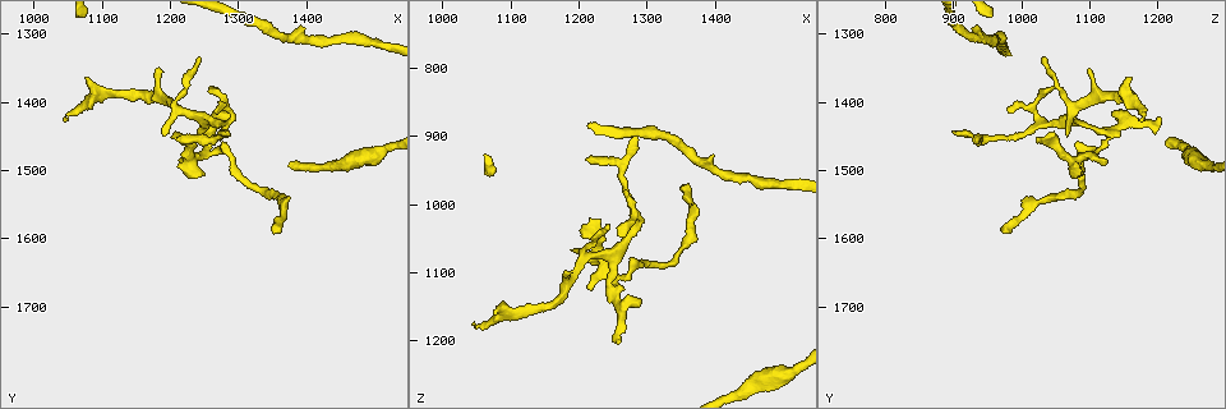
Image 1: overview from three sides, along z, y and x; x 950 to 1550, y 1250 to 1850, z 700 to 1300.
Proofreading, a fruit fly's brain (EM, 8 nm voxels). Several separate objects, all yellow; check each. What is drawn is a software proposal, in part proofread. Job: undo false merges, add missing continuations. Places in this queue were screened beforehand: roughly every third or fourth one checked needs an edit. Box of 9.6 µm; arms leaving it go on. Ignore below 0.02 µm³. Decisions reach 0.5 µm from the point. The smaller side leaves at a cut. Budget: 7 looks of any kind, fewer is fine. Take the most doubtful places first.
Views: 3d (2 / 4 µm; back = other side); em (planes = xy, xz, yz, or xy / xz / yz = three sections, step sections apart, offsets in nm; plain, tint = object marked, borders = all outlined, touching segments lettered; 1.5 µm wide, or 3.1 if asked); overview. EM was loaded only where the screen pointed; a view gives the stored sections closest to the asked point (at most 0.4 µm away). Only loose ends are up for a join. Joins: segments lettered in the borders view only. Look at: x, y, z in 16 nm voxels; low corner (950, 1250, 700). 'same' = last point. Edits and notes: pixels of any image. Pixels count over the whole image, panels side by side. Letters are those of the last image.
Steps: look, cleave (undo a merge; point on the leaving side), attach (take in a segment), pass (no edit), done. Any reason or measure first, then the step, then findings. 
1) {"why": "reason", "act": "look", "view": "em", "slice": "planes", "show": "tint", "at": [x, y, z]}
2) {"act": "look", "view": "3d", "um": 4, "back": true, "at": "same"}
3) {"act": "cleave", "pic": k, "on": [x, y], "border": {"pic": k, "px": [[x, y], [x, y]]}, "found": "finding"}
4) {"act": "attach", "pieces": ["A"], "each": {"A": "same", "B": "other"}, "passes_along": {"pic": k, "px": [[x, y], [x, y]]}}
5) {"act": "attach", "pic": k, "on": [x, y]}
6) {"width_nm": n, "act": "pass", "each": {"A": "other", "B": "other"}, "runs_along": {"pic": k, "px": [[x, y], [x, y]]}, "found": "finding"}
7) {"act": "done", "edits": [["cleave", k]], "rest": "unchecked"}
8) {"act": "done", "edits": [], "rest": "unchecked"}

{"why": "free end", "act": "look", "view": "3d", "um": 2, "at": [1230, 1455, 1025]}

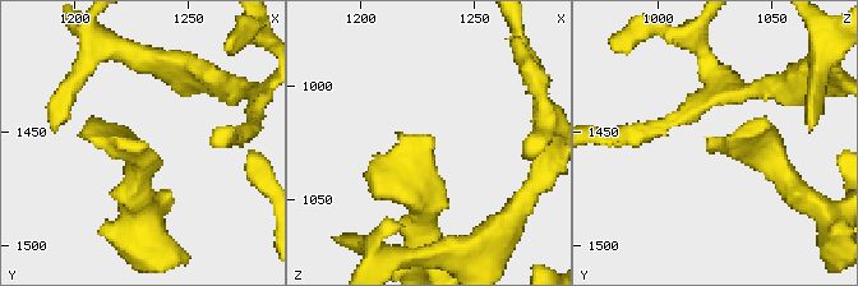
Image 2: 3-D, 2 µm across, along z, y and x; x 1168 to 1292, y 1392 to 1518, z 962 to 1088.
{"act": "look", "view": "em", "slice": "planes", "show": "tint", "at": [1231, 1456, 1023]}

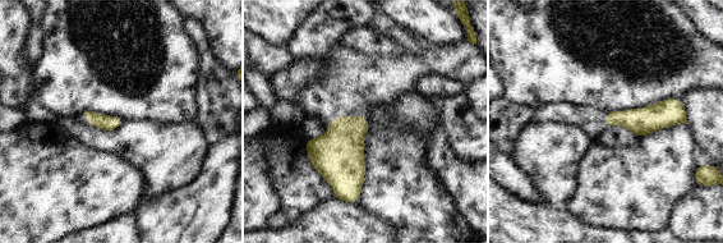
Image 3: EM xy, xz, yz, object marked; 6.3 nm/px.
{"why": "what lies round it", "act": "look", "view": "em", "slice": "planes", "show": "borders", "at": "same"}

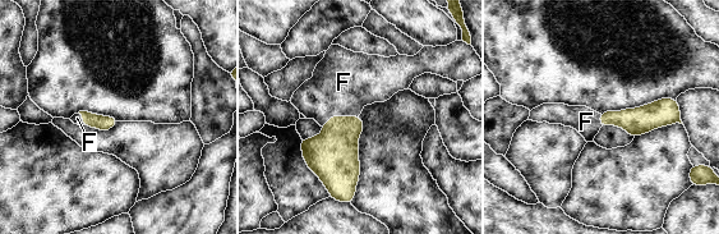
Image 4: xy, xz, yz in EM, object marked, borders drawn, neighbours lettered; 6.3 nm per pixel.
{"longest_contact_nm": ["F", 240], "act": "attach", "pieces": ["F"], "each": {"F": "same"}, "found": "it goes on there"}

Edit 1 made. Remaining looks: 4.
{"why": "redraw", "act": "look", "view": "overview"}

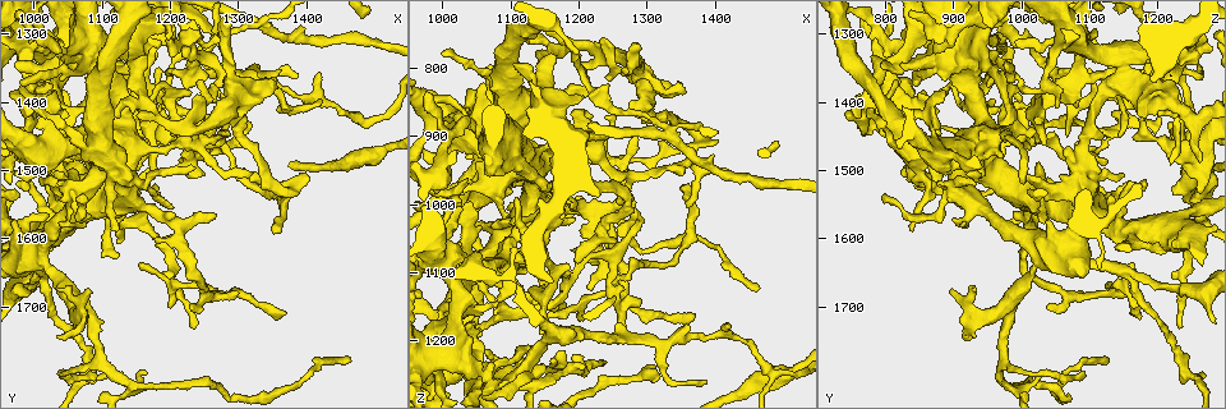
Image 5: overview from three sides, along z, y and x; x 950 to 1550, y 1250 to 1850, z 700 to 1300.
{"why": "an open end", "act": "look", "view": "em", "slice": "planes", "show": "borders", "at": [1370, 1705, 1165]}

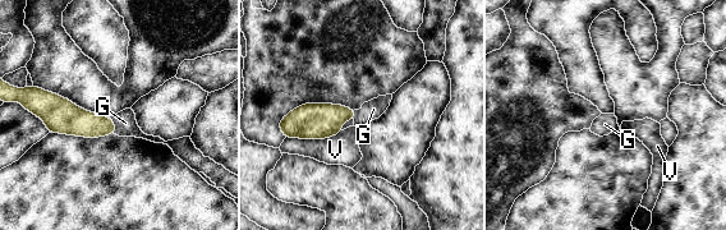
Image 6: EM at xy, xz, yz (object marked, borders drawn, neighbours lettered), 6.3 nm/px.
{"width_nm": 140, "act": "attach", "pieces": ["G"], "each": {"G": "same", "V": "other"}, "passes_along": {"pic": 6, "px": [[77, 122], [114, 125], [125, 123]]}, "found": "it goes on there"}

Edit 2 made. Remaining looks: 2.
{"act": "done", "edits": [["attach", 4], ["attach", 6]], "rest": "unchecked"}

